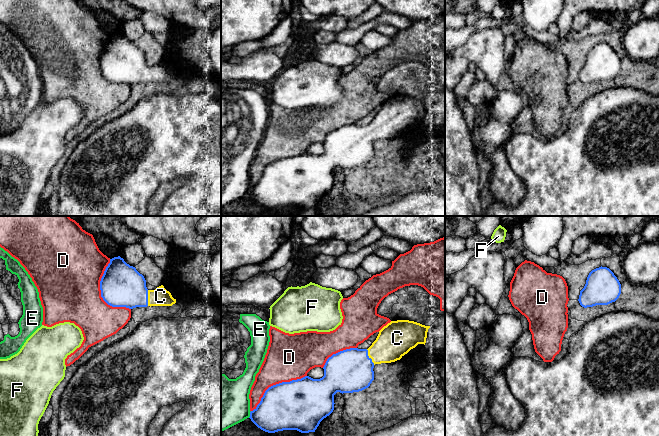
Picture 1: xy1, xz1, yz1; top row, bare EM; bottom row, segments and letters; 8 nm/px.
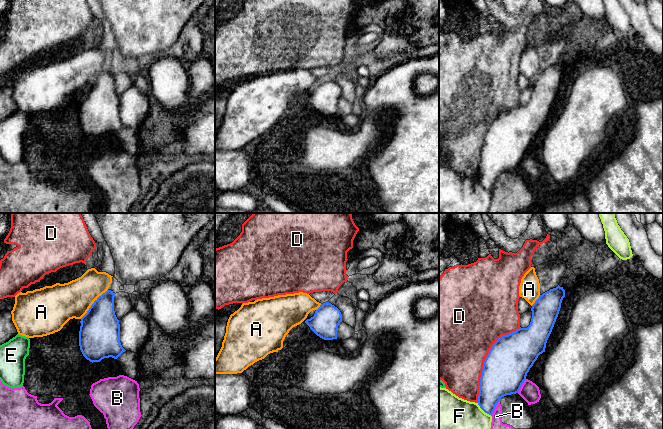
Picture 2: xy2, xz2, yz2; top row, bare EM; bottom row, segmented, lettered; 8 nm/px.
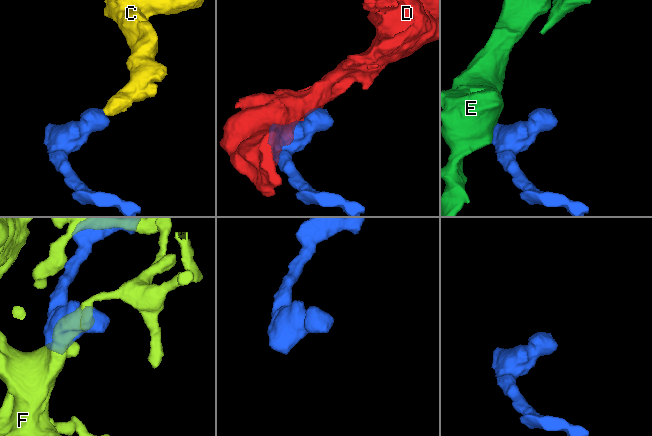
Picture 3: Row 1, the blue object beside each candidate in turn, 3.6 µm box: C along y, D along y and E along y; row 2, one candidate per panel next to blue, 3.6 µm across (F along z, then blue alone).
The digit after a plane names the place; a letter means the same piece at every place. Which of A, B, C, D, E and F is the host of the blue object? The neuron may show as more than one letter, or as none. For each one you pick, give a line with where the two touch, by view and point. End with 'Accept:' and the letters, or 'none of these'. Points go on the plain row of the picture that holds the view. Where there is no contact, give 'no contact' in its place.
C: contact xz1 (368, 133)
Accept: C

